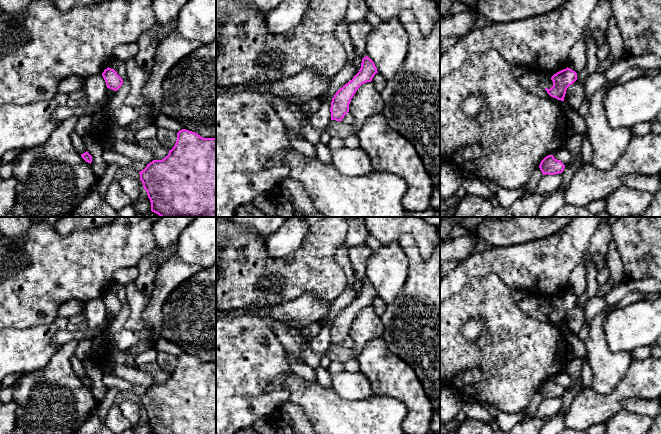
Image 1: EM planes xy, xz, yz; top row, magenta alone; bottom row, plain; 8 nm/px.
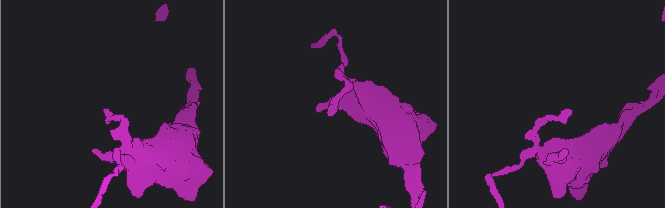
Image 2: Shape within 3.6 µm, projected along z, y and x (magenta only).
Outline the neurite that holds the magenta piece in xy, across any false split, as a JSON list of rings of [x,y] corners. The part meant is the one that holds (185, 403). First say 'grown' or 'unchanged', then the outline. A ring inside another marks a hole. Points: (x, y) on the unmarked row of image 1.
unchanged | [[[182,353],[177,357],[177,364],[169,378],[162,384],[153,384],[139,396],[140,404],[151,426],[151,434],[216,434],[216,362],[203,362],[195,356]]]

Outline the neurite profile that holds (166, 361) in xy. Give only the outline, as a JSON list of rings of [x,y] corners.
[[[158,352],[156,362],[163,370],[171,374],[176,367],[177,356],[165,352]]]

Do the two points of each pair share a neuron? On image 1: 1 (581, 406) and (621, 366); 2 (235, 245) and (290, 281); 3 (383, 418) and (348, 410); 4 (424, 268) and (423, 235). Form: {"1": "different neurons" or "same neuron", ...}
{"1": "different neurons", "2": "same neuron", "3": "same neuron", "4": "different neurons"}

